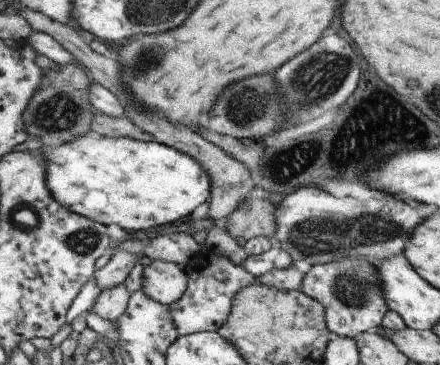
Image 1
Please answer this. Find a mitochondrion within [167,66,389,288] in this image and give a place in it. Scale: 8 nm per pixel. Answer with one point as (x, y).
(251, 106)

